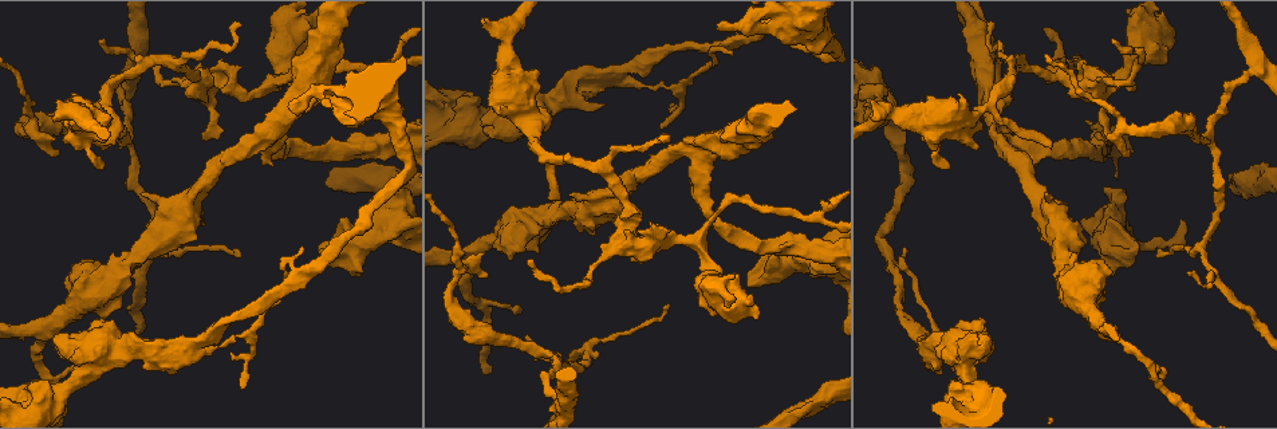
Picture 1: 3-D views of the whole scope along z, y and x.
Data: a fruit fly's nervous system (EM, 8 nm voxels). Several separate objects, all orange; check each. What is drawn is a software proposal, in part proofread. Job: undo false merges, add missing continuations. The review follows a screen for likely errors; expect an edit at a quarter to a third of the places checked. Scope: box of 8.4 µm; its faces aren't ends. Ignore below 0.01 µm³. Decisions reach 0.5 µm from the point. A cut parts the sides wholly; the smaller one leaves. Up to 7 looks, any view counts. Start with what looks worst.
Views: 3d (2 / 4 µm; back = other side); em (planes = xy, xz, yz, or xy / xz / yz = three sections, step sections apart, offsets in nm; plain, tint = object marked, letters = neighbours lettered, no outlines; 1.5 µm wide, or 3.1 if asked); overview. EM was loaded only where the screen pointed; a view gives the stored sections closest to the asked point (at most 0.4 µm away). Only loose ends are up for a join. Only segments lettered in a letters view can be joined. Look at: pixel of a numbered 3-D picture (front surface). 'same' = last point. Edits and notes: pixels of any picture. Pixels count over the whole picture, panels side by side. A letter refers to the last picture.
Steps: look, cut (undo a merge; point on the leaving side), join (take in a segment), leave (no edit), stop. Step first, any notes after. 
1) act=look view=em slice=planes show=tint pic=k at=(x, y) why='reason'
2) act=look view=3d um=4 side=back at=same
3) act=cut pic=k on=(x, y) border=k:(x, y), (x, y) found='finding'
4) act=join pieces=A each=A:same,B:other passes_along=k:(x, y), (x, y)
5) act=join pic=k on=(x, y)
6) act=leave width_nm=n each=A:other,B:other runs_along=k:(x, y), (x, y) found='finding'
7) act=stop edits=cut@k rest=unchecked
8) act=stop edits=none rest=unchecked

act=look view=3d um=2 pic=1 at=(630, 258)

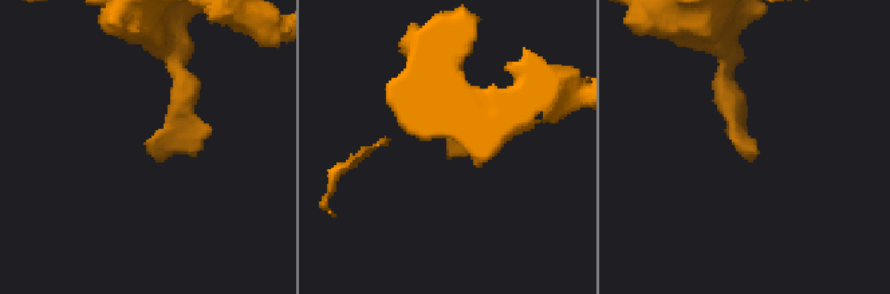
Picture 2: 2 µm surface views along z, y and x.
act=look view=em slice=xy step=4 show=tint pic=2 at=(755, 154)

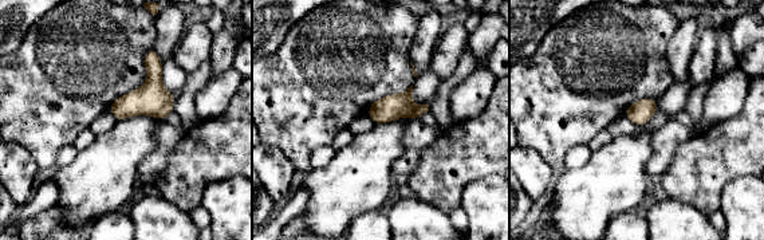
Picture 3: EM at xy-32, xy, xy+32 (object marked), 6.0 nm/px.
act=look view=em slice=yz step=8 show=letters at=same

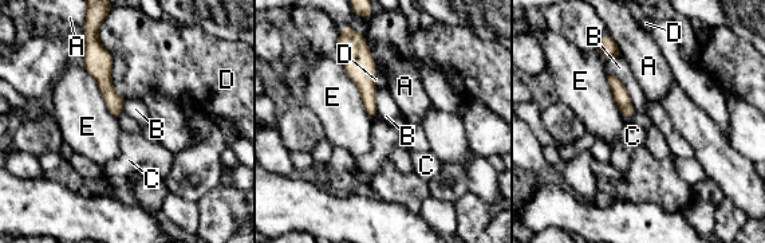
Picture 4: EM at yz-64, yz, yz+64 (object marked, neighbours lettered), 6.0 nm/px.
act=leave width_nm=100 each=A:other,B:other,C:other,D:other,E:other border=4:(607, 74), (620, 81), (635, 112) found='no lettered segment goes on from it'

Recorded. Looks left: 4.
act=look view=3d um=2 pic=1 at=(653, 86) why='thick turns thin'

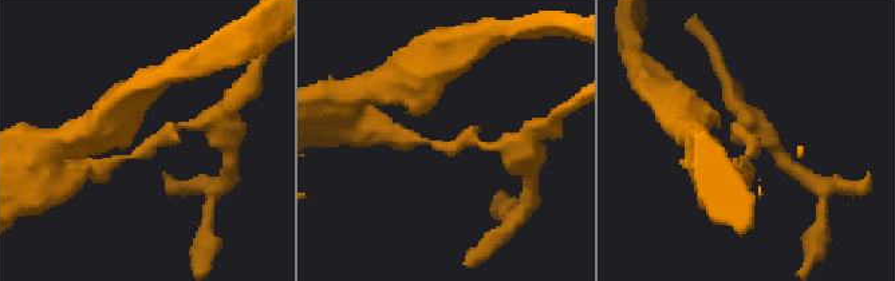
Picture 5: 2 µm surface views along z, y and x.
act=look view=em slice=planes show=tint pic=5 at=(441, 145)

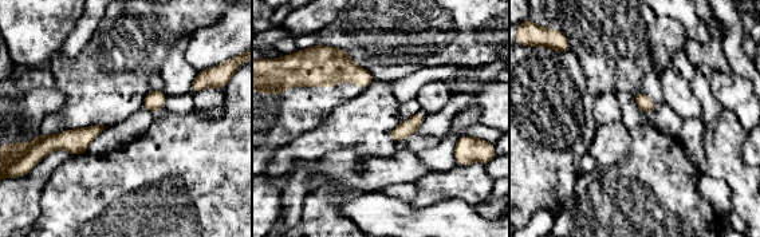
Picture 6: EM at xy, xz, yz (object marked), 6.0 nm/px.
act=look view=em slice=planes show=letters at=same why='what lies round it'

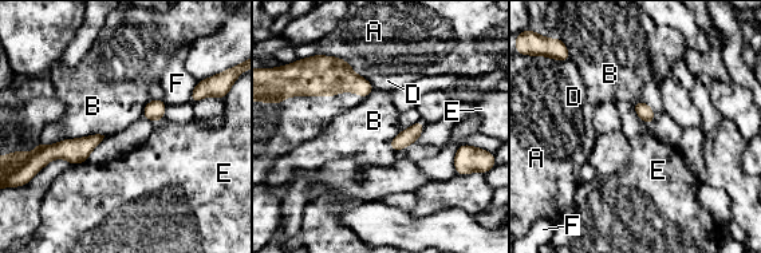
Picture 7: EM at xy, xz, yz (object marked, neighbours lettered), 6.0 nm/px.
act=leave width_nm=20 each=A:other,B:other,D:other,E:other,F:other border=7:(105, 135), (40, 142) found='all the same neuron'

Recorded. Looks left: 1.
act=stop edits=none rest=unchecked

